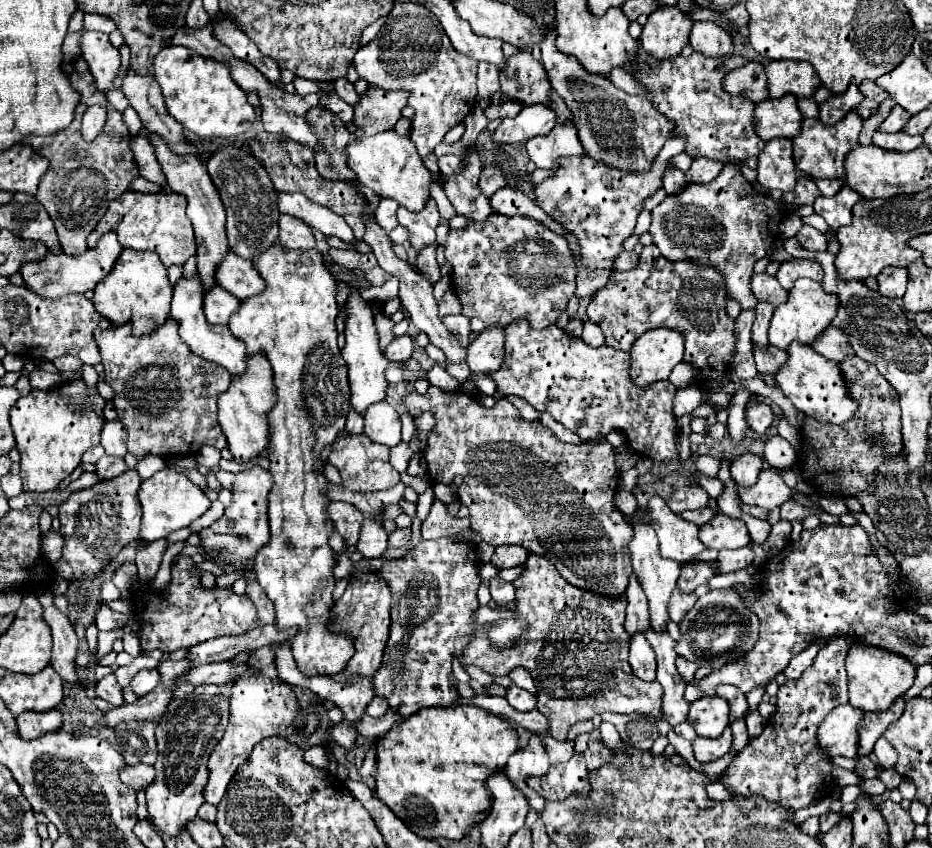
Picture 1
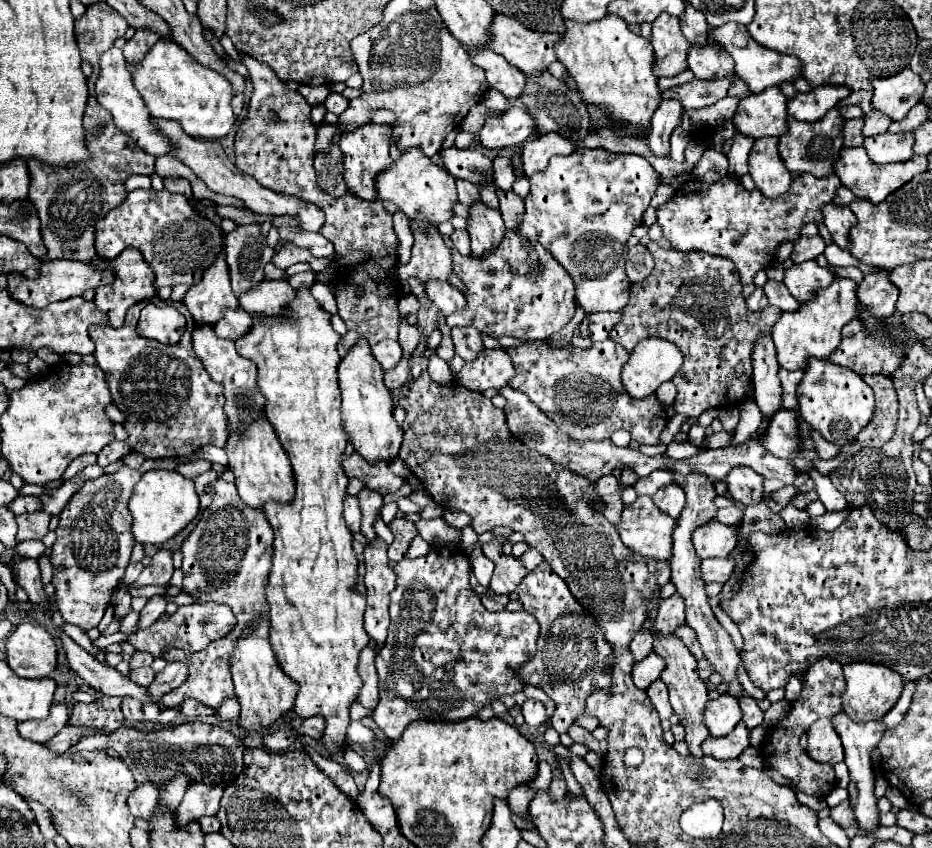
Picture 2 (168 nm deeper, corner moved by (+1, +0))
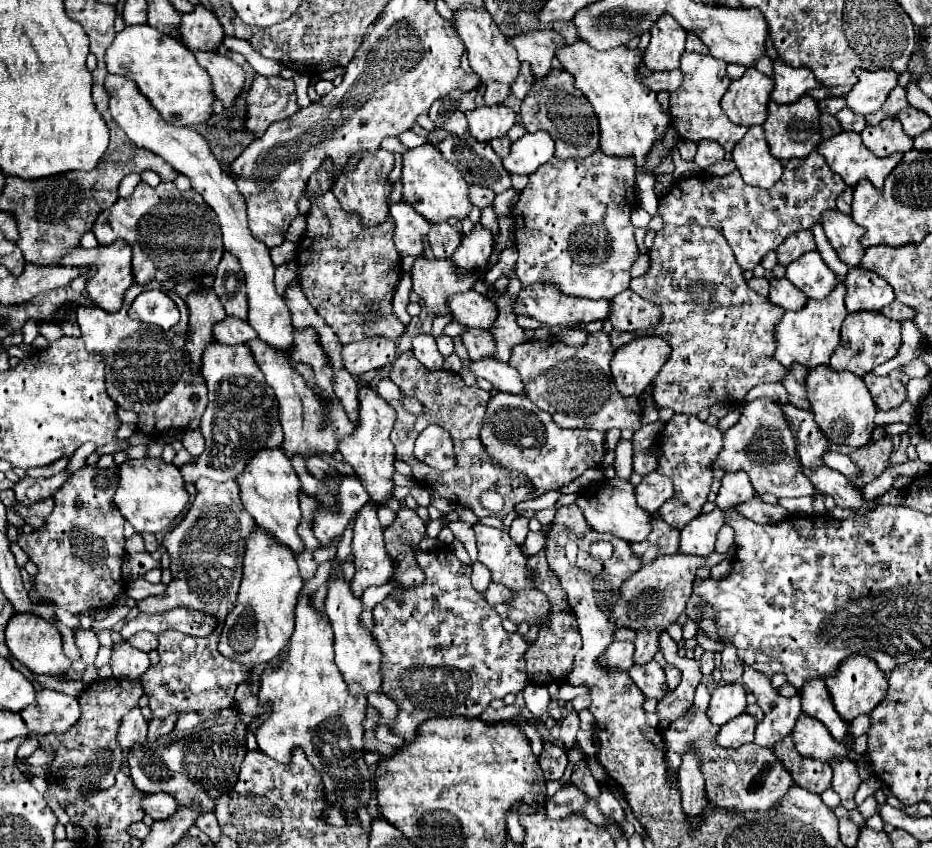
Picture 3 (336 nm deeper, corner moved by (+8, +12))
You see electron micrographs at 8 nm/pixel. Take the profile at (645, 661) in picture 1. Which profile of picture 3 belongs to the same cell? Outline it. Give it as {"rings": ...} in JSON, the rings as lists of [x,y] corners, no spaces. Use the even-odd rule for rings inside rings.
{"rings":[[[655,659],[645,665],[633,665],[629,669],[629,675],[635,681],[635,685],[645,693],[647,699],[651,699],[651,697],[661,699],[667,693],[663,667]]]}

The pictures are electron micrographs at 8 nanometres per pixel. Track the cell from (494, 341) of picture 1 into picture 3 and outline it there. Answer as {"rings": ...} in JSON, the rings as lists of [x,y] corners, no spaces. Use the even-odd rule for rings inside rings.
{"rings":[[[483,357],[475,363],[471,363],[471,371],[473,371],[475,377],[483,377],[483,379],[491,381],[493,387],[499,389],[499,391],[517,393],[517,395],[521,393],[523,395],[521,379],[509,363],[501,363],[495,357]]]}

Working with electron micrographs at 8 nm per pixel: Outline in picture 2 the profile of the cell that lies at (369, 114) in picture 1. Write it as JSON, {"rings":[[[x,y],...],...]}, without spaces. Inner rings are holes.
{"rings":[[[370,123],[366,127],[356,129],[354,133],[344,133],[340,137],[340,149],[344,153],[344,181],[348,185],[348,191],[352,191],[358,199],[364,201],[376,201],[376,175],[380,175],[380,171],[384,171],[384,167],[390,167],[394,161],[388,155],[388,137],[390,137],[390,127],[386,125],[376,125]]]}

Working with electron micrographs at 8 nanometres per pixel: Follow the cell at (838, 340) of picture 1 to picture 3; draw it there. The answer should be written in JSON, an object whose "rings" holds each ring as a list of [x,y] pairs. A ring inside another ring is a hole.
{"rings":[[[873,311],[849,313],[841,327],[841,343],[835,349],[835,353],[831,355],[831,365],[839,371],[841,369],[853,371],[855,375],[861,377],[861,375],[869,373],[873,367],[895,357],[899,345],[901,345],[901,327],[897,321],[893,321],[881,313],[873,313]]]}

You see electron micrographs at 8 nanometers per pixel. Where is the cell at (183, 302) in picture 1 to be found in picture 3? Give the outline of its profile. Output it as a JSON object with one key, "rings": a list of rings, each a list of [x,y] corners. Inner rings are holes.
{"rings":[[[217,339],[207,343],[203,359],[201,359],[201,373],[203,373],[203,377],[207,381],[207,387],[209,387],[209,405],[207,405],[207,411],[201,419],[201,433],[205,435],[207,447],[205,447],[205,453],[201,457],[197,457],[193,463],[183,465],[181,473],[183,473],[185,481],[197,481],[199,477],[209,477],[209,479],[215,479],[215,481],[229,481],[229,479],[235,479],[235,475],[243,471],[247,459],[257,449],[261,449],[261,447],[281,447],[281,425],[279,425],[277,413],[273,411],[277,401],[275,401],[275,395],[273,395],[273,389],[267,387],[265,377],[263,377],[261,369],[257,367],[249,347],[243,345],[243,343],[225,345],[225,343],[219,343]],[[237,451],[249,451],[249,453],[245,453],[245,457],[237,459]]]}

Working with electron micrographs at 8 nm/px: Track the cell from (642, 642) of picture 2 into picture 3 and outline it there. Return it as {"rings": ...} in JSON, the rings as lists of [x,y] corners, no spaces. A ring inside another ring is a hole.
{"rings":[[[615,641],[609,645],[609,651],[605,651],[605,667],[621,667],[621,671],[629,671],[633,665],[633,655],[633,641]]]}

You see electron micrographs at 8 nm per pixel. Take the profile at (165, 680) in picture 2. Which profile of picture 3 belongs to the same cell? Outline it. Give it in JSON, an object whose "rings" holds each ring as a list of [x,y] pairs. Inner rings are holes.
{"rings":[[[101,679],[83,689],[83,695],[79,697],[83,717],[65,733],[53,733],[45,735],[41,739],[43,749],[55,749],[57,757],[51,761],[47,769],[47,781],[51,785],[51,795],[57,797],[61,807],[65,807],[65,799],[73,799],[77,791],[85,791],[85,787],[109,787],[115,779],[115,771],[121,769],[123,751],[115,741],[117,727],[121,723],[121,717],[125,711],[137,705],[137,701],[145,695],[145,687],[141,679]],[[53,771],[65,771],[63,783],[71,789],[69,793],[61,791],[57,783],[53,783]]]}

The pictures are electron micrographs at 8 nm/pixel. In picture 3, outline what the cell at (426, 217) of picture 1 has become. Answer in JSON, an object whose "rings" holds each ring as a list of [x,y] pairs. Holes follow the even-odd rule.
{"rings":[[[419,257],[411,267],[413,291],[425,301],[427,309],[435,315],[449,313],[445,307],[445,299],[453,293],[469,291],[477,281],[485,277],[487,269],[481,275],[461,275],[451,263],[451,259],[427,259]]]}

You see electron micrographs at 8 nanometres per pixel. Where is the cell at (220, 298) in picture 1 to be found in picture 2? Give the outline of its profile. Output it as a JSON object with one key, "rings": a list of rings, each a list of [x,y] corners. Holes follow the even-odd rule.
{"rings":[[[226,309],[224,319],[214,325],[214,333],[222,339],[238,341],[252,329],[252,317],[244,309]]]}

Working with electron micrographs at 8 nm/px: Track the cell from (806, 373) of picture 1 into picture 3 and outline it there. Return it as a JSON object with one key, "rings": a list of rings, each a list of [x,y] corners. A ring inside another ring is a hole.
{"rings":[[[823,365],[823,367],[809,369],[805,377],[805,387],[807,387],[807,399],[811,403],[815,421],[829,441],[853,449],[863,447],[869,441],[869,435],[875,427],[873,417],[877,409],[861,377],[851,375],[849,371],[837,371],[831,365]]]}

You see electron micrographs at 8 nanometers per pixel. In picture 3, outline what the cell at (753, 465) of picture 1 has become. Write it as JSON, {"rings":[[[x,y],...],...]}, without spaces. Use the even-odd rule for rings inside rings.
{"rings":[[[727,471],[725,477],[721,479],[721,489],[717,493],[717,507],[721,511],[727,511],[731,507],[735,507],[737,503],[743,503],[747,499],[755,497],[755,489],[749,481],[749,475],[745,471]]]}

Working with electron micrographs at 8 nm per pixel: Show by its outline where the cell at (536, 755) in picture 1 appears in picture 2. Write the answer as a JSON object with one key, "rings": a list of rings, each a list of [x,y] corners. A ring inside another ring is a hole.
{"rings":[[[520,785],[516,789],[512,789],[510,797],[508,797],[508,807],[510,811],[522,815],[526,821],[530,821],[530,815],[528,815],[528,805],[534,797],[534,789],[530,785]]]}

